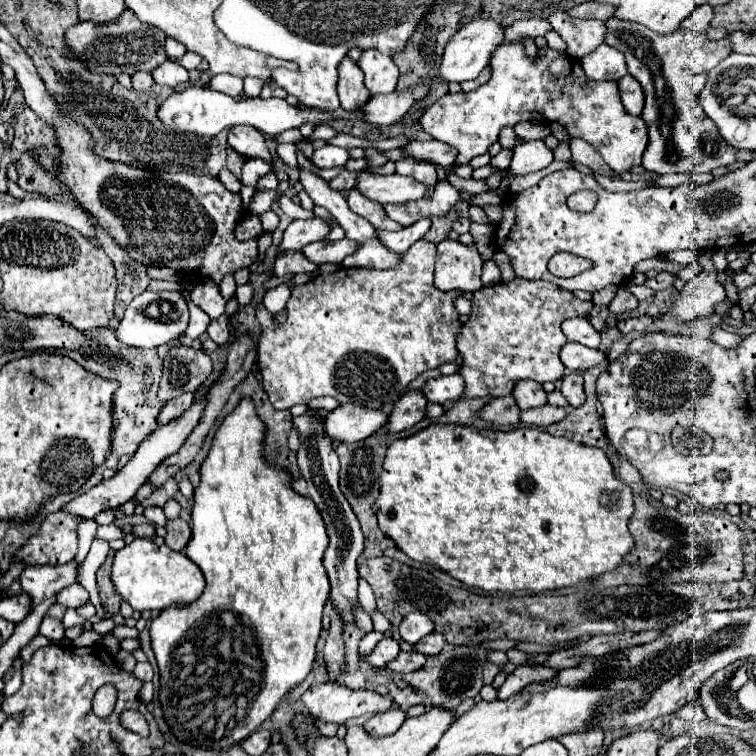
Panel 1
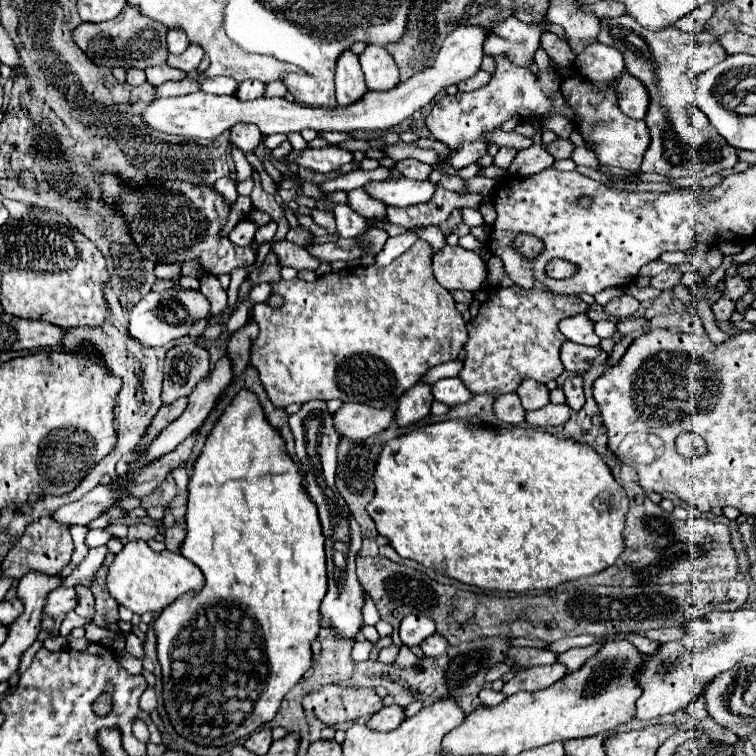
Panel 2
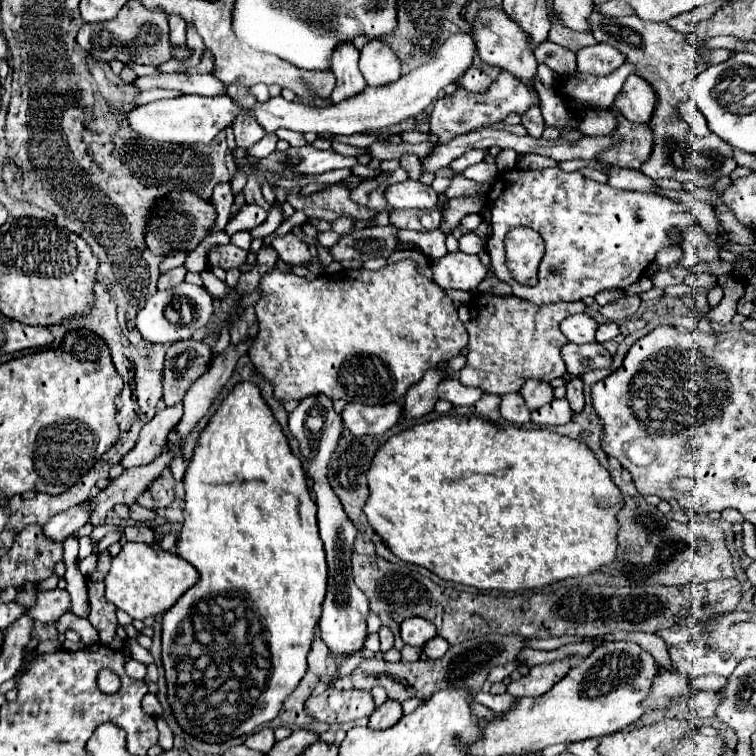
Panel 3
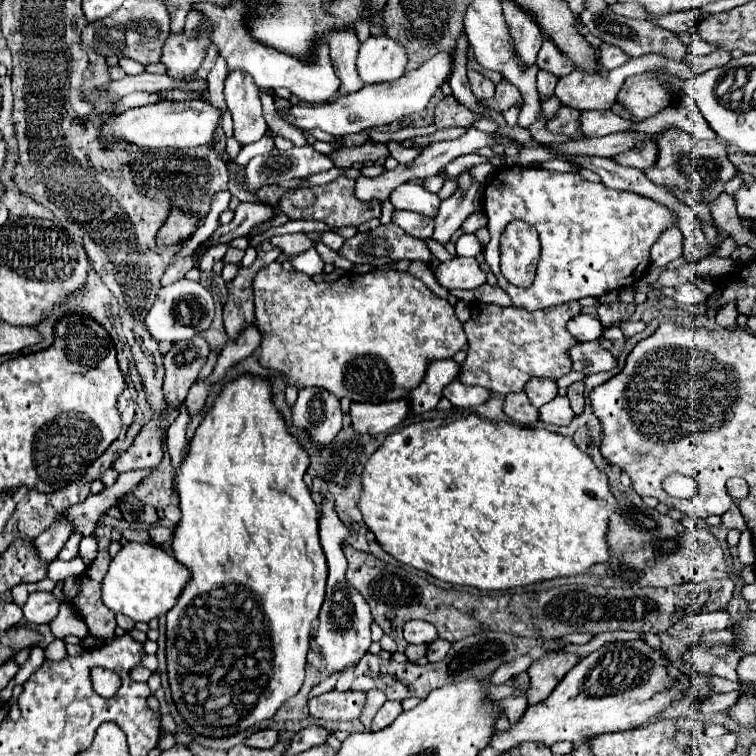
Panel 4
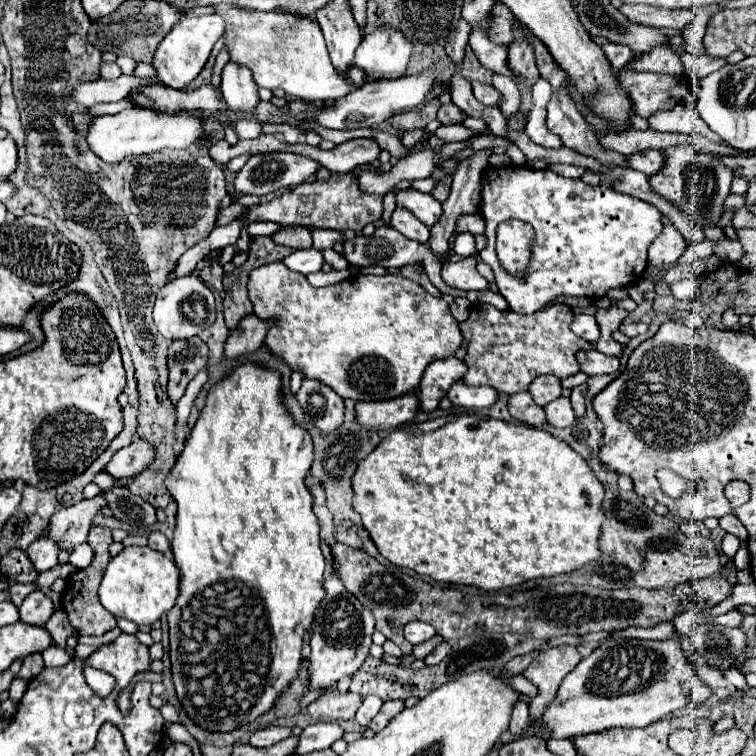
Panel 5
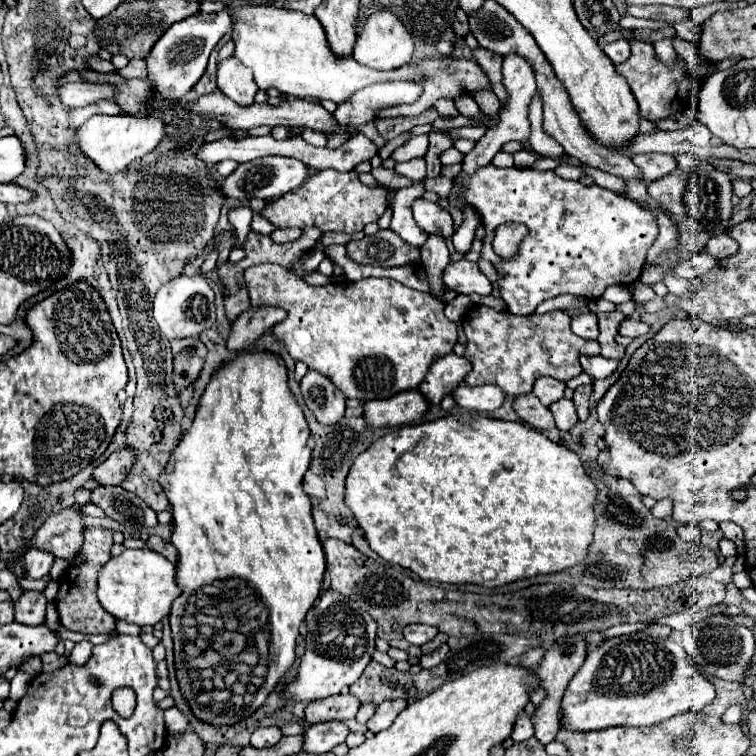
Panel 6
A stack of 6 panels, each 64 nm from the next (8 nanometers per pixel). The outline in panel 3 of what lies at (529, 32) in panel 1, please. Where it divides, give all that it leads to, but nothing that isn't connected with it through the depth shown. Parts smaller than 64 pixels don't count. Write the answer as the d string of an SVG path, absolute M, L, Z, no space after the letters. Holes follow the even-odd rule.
M500 6L484 8L478 12L476 20L472 22L472 38L476 40L476 52L484 64L498 66L500 70L512 72L512 76L516 76L518 80L524 80L524 84L534 86L534 76L536 76L538 64L534 60L534 52L528 48L528 36L524 36L524 32L518 28L518 24L514 24L502 12ZM553 23L548 34L552 42L564 46L574 52L586 46L598 44L598 41L591 33L579 33L566 28L561 23Z

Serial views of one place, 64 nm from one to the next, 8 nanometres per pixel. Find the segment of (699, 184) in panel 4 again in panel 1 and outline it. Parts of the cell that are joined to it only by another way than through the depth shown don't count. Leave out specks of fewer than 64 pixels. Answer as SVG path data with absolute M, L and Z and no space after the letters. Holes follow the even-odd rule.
M610 18L606 22L606 44L624 52L628 72L642 84L646 104L642 120L648 124L648 148L644 152L642 166L650 172L712 172L718 166L736 162L734 148L720 136L714 122L700 116L698 92L704 86L704 78L690 80L696 74L712 70L732 50L728 40L708 40L704 32L692 32L678 28L668 36L648 32L640 24Z

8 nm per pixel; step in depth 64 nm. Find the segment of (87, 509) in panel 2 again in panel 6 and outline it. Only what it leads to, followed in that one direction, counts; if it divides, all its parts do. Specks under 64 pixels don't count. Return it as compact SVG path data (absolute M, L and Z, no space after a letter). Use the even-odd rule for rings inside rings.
M28 550L24 554L24 574L30 580L40 580L48 574L50 566L54 562L54 556L42 550Z

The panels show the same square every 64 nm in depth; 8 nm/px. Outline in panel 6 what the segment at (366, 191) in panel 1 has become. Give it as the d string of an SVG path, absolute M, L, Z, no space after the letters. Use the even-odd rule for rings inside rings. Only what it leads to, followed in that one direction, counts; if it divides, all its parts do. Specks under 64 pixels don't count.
M418 198L414 202L412 210L414 210L416 224L424 232L428 232L428 234L440 232L440 236L444 236L444 238L450 238L454 234L454 220L452 220L452 216L446 210L442 210L438 204Z

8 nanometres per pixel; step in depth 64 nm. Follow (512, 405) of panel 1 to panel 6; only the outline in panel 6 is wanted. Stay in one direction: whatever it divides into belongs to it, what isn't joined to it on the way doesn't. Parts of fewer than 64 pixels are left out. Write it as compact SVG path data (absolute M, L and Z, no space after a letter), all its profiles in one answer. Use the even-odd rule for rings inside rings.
M524 394L524 396L516 398L514 410L518 412L518 416L524 422L528 422L536 430L552 430L552 428L556 428L552 412L546 406L542 406L540 400L534 394Z

